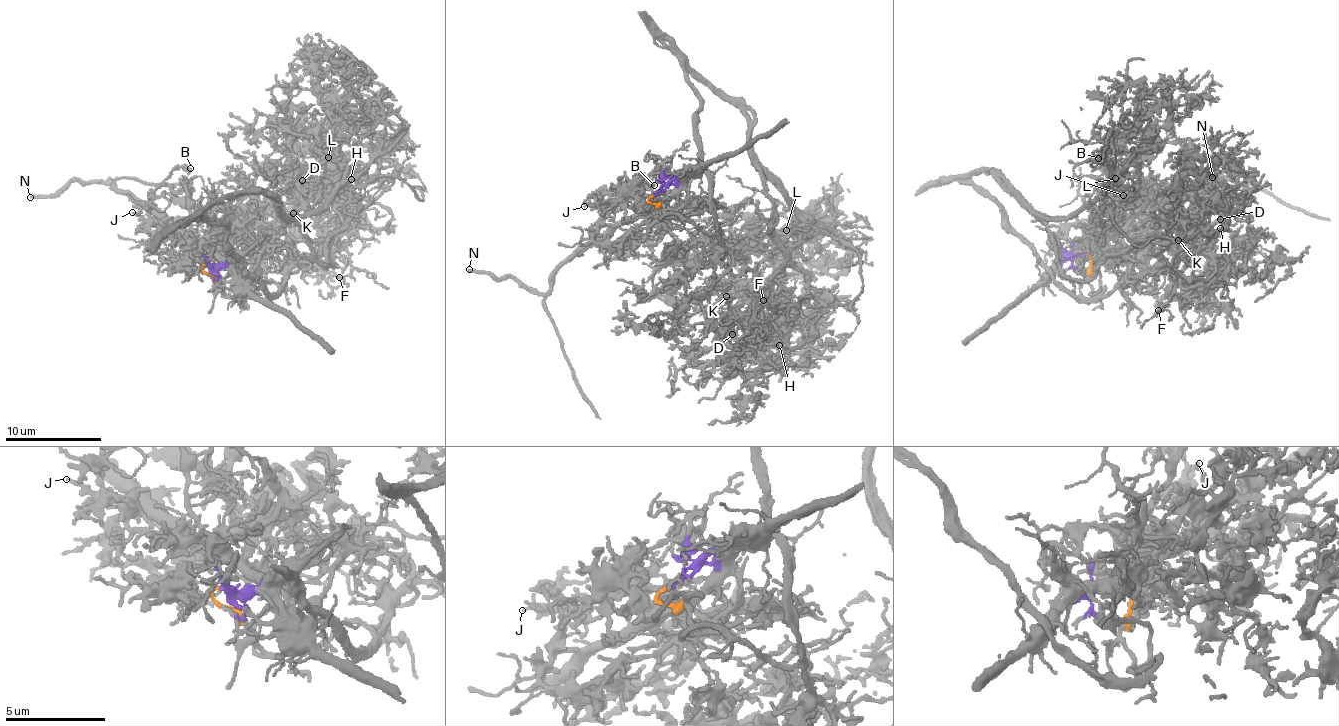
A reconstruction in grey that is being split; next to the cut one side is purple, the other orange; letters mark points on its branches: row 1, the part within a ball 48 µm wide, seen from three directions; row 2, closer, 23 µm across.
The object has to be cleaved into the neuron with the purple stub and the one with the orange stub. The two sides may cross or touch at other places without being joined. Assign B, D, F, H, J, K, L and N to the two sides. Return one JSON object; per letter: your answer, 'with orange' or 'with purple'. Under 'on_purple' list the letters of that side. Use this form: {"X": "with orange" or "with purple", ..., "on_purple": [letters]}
{"B": "with purple", "D": "with orange", "F": "with orange", "H": "with orange", "J": "with purple", "K": "with orange", "L": "with orange", "N": "with purple", "on_purple": ["B", "J", "N"]}

